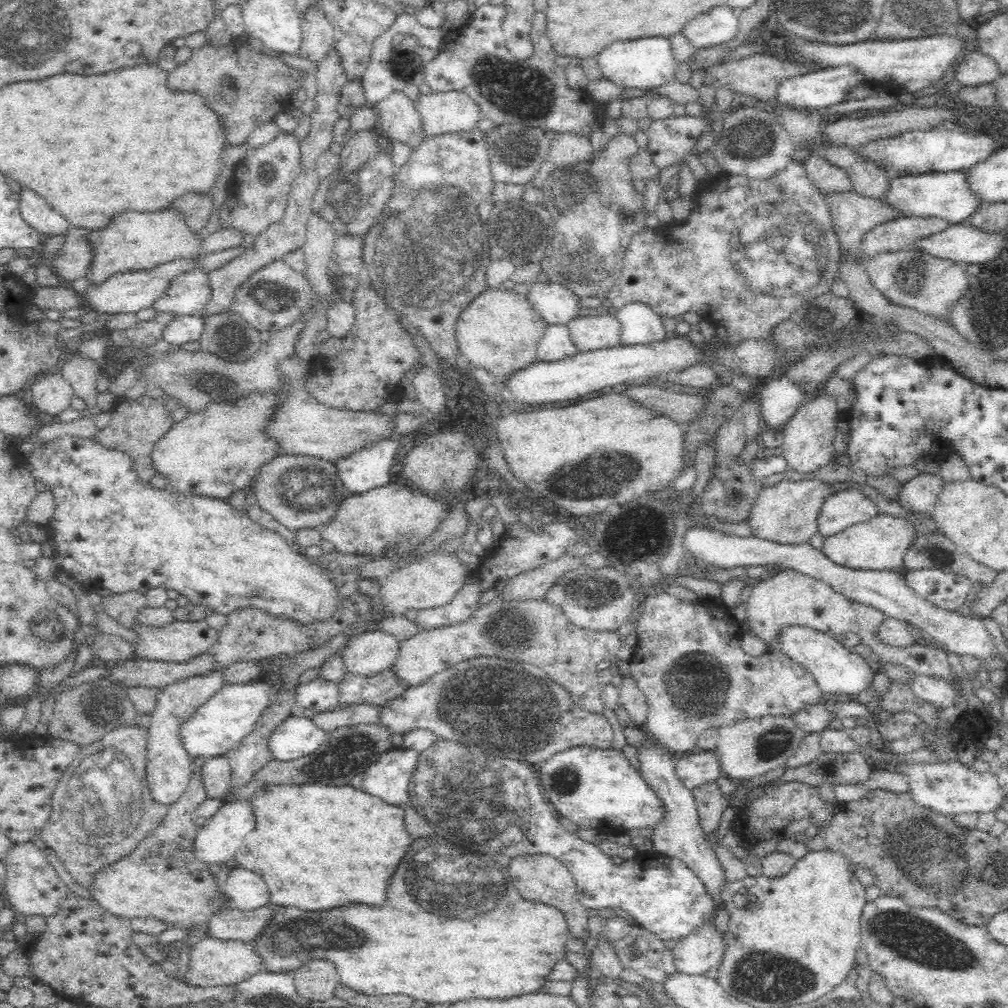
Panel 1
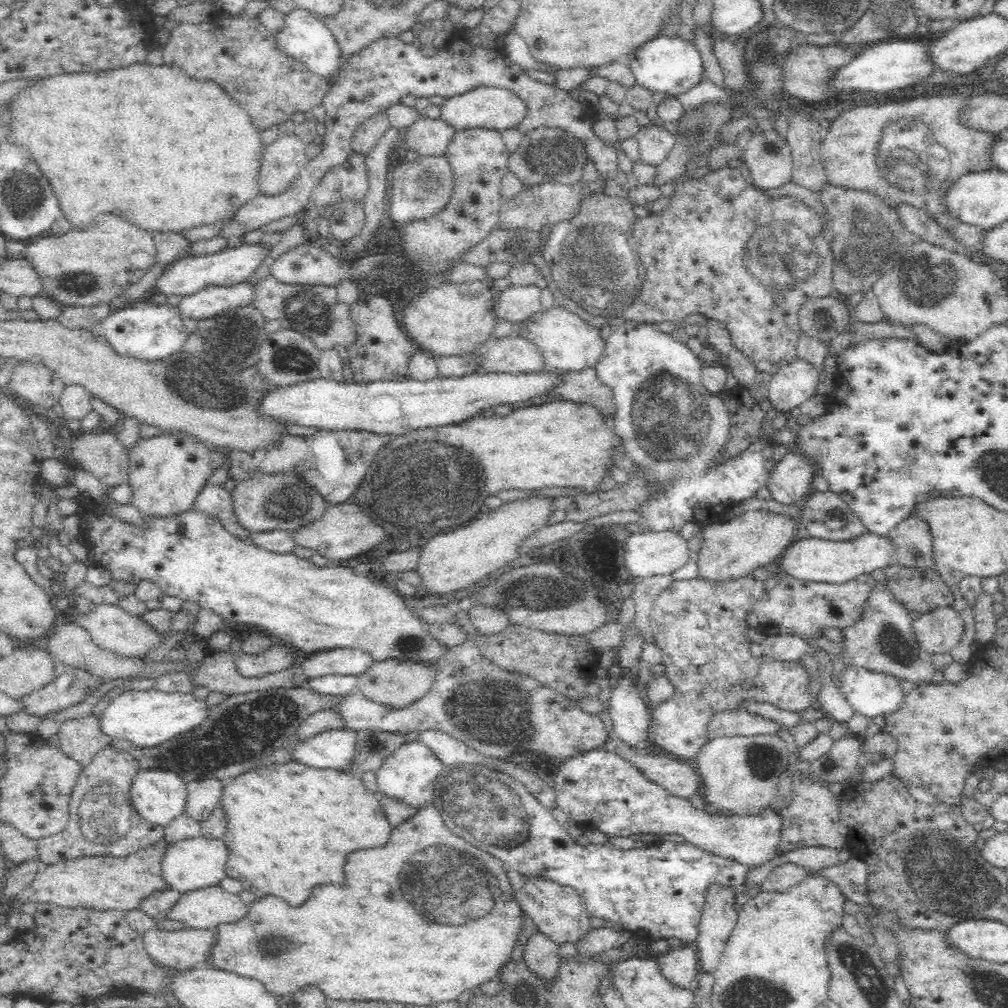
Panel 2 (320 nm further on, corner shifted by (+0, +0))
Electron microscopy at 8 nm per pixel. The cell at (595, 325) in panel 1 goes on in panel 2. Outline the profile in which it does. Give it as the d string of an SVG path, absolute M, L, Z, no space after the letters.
M557 305L533 314L530 326L520 334L526 339L533 340L541 348L546 359L547 369L556 369L561 373L581 371L595 367L602 358L605 349L605 338L598 328L580 319L577 314L568 309L559 308Z

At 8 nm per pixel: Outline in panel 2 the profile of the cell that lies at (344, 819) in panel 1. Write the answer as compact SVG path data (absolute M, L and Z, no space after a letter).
M294 760L286 764L271 764L268 766L256 767L252 771L246 771L240 776L234 777L226 781L224 792L222 792L222 799L220 803L226 809L226 816L228 816L228 826L226 826L226 845L230 849L229 860L227 863L226 874L228 877L238 879L243 885L244 890L256 894L256 898L262 896L278 896L284 902L288 902L290 906L302 906L314 888L322 886L322 884L336 884L342 886L346 882L346 874L344 874L344 864L348 862L348 856L360 848L382 848L390 842L390 836L393 831L393 826L388 822L388 817L384 812L384 805L376 793L366 790L359 776L350 776L342 770L334 769L319 769L300 764Z

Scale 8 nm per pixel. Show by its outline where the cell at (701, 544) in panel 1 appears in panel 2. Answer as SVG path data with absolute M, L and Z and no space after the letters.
M680 530L643 531L630 534L626 544L626 566L633 576L654 576L654 574L670 574L682 568L688 560L695 560L699 552L690 552L688 540L680 534Z

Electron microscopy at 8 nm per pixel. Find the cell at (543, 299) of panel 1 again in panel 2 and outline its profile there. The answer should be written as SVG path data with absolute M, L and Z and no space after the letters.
M532 284L532 286L512 285L500 291L500 300L496 308L498 321L509 321L513 325L540 313L543 310L540 306L542 296L540 289Z

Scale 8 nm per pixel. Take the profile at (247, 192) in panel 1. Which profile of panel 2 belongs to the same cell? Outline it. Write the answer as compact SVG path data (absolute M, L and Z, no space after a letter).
M280 134L273 144L267 146L255 180L257 192L264 196L278 196L286 191L309 162L306 143L307 140L300 140L294 134Z

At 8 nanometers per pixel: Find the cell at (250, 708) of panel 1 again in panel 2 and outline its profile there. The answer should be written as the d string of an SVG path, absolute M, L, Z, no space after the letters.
M148 686L143 691L115 692L100 709L100 718L104 733L110 737L130 740L138 747L152 747L199 728L208 719L210 708L206 699L198 700L192 693L160 692Z

